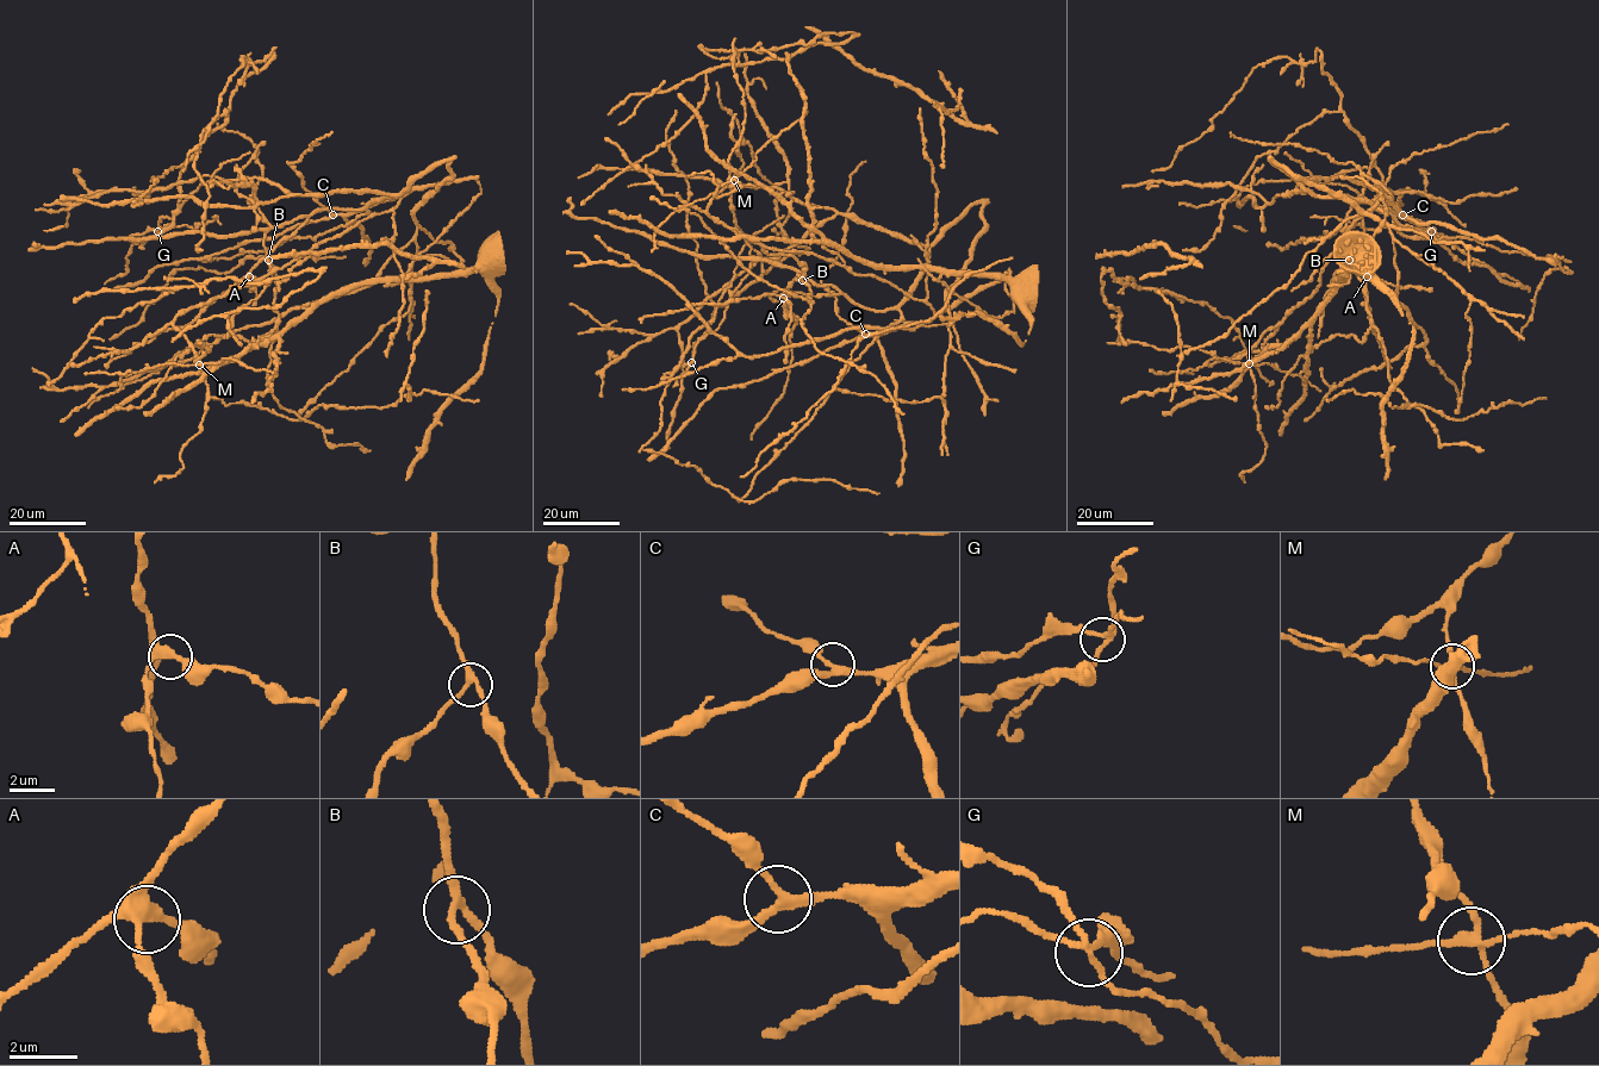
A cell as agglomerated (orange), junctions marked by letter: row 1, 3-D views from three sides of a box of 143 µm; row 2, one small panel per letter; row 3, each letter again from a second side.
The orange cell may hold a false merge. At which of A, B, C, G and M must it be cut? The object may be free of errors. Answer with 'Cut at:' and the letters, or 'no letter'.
Cut at: M

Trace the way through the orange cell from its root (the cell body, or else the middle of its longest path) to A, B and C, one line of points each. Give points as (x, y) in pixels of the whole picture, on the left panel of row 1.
A: (368, 217), (392, 210), (402, 197), (364, 206), (358, 211), (364, 214), (366, 210), (316, 210), (249, 276)
B: (368, 217), (402, 197), (364, 206), (358, 211), (364, 214), (317, 209), (273, 226), (263, 239), (268, 260)
C: (368, 217), (392, 210), (402, 197), (333, 214)

